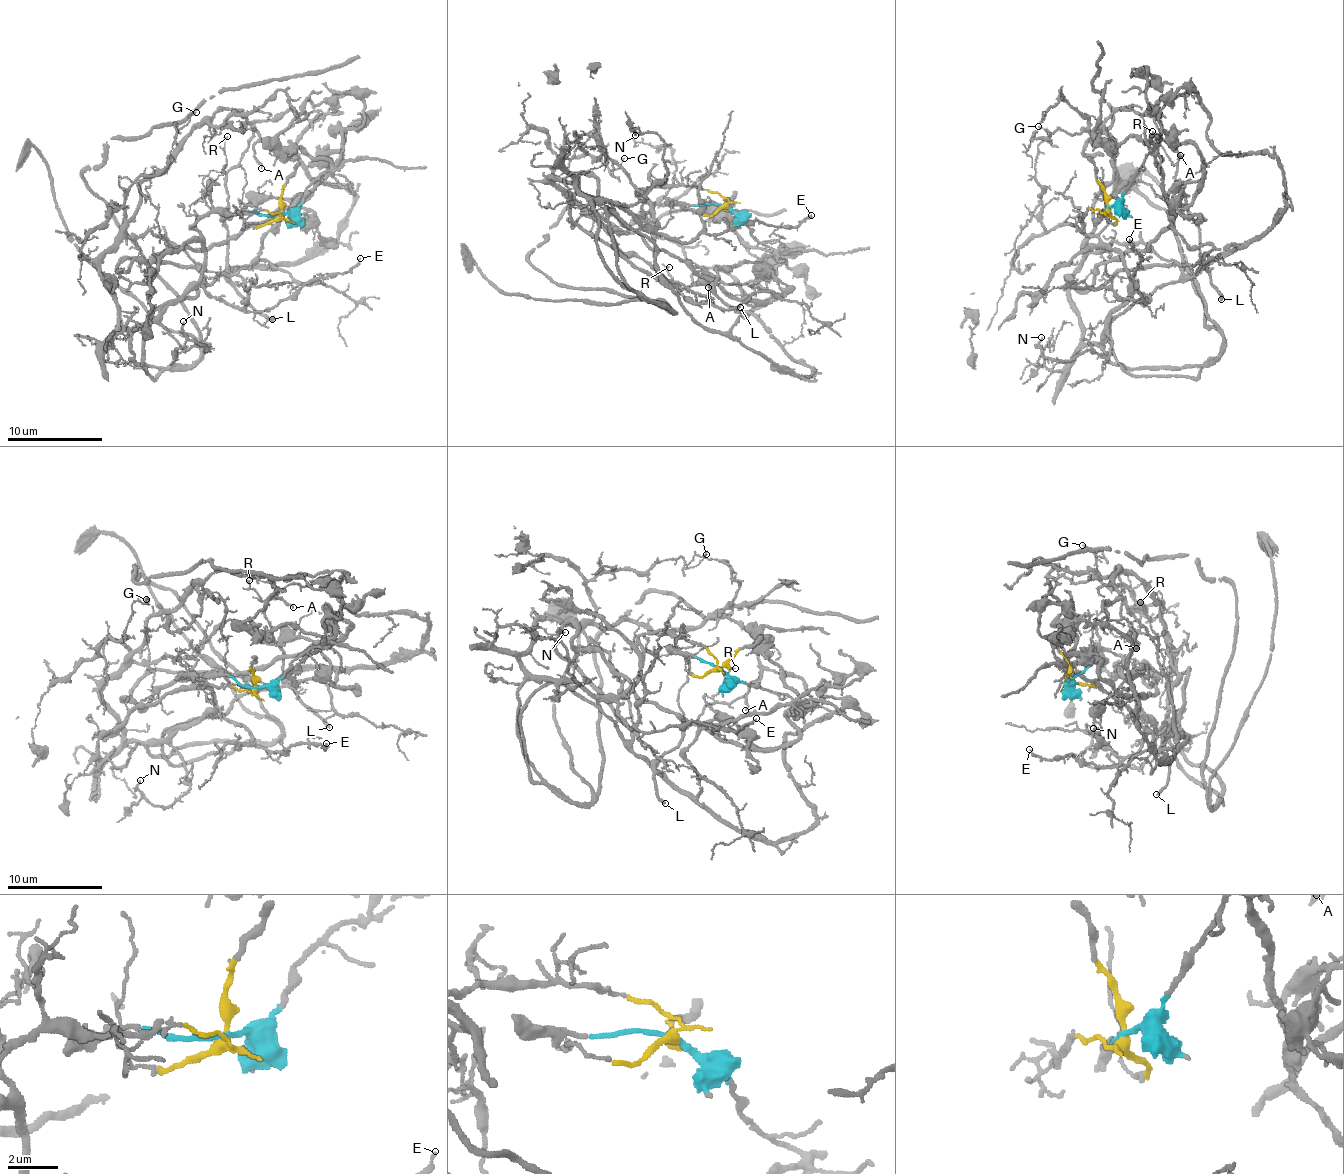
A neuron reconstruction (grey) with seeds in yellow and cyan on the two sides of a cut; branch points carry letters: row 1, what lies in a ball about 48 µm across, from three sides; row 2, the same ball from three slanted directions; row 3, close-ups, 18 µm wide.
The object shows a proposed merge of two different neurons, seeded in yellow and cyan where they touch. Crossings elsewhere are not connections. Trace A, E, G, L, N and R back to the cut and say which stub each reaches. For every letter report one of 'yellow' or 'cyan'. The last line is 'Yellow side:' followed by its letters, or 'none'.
A: yellow
E: yellow
G: yellow
L: yellow
N: yellow
R: yellow
Yellow side: A, E, G, L, N, R

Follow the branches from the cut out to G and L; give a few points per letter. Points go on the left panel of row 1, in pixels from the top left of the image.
G: (280, 214), (207, 213), (199, 278), (120, 327), (111, 204), (195, 111)
L: (280, 214), (207, 213), (193, 227), (189, 210), (208, 182), (205, 200), (224, 217), (229, 278), (273, 318)

